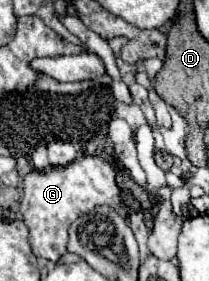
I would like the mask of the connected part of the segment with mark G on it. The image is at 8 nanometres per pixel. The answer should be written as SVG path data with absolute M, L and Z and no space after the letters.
M85 155L75 159L65 167L47 167L43 171L31 169L23 177L23 201L21 215L29 229L29 245L35 257L43 257L51 263L59 263L61 255L67 251L69 241L69 225L95 209L97 205L109 205L117 211L127 225L131 225L131 217L123 207L121 187L117 183L117 173L111 161L105 155Z

